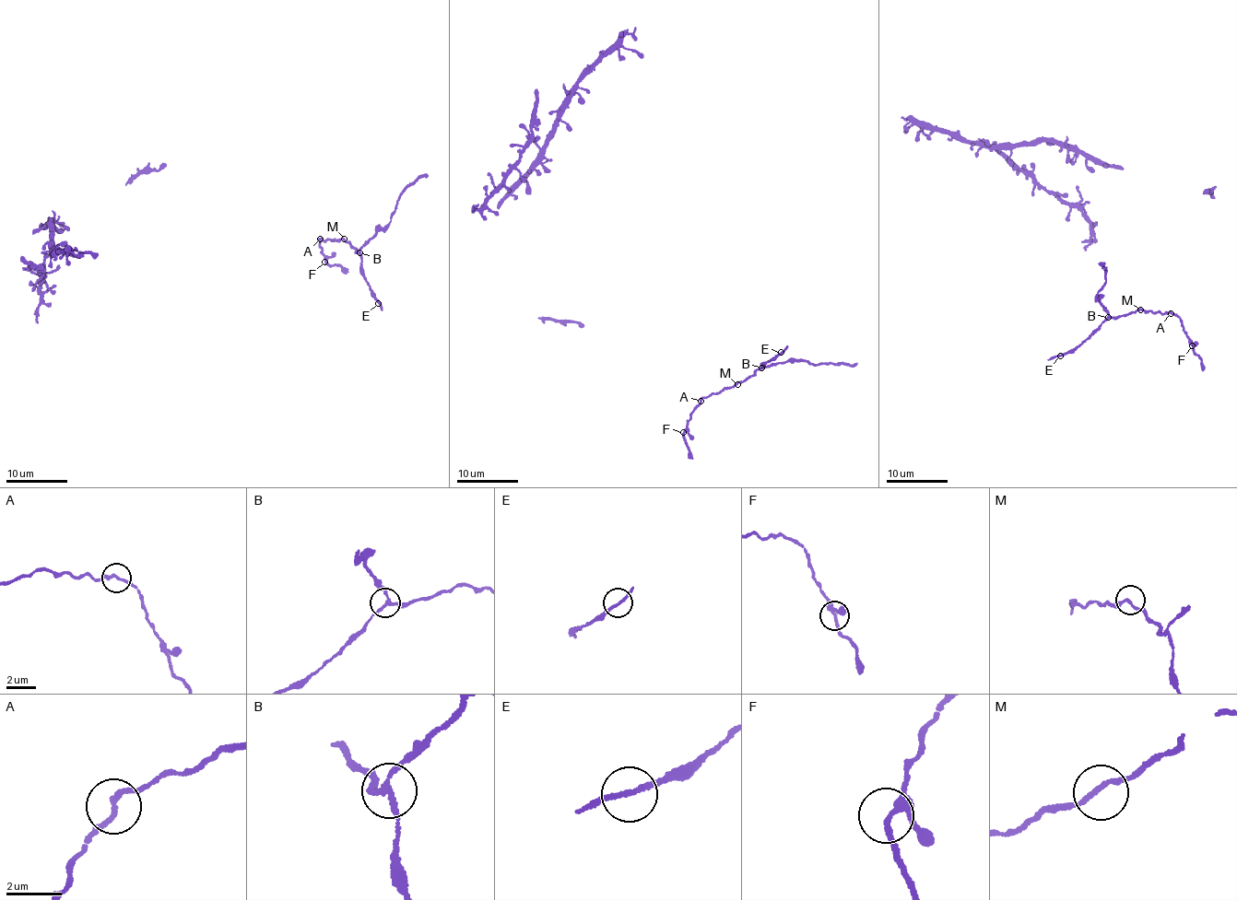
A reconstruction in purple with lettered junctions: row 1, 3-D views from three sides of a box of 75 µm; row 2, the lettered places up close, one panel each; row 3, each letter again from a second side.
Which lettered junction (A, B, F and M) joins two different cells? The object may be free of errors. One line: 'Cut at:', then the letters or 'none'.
Cut at: B

